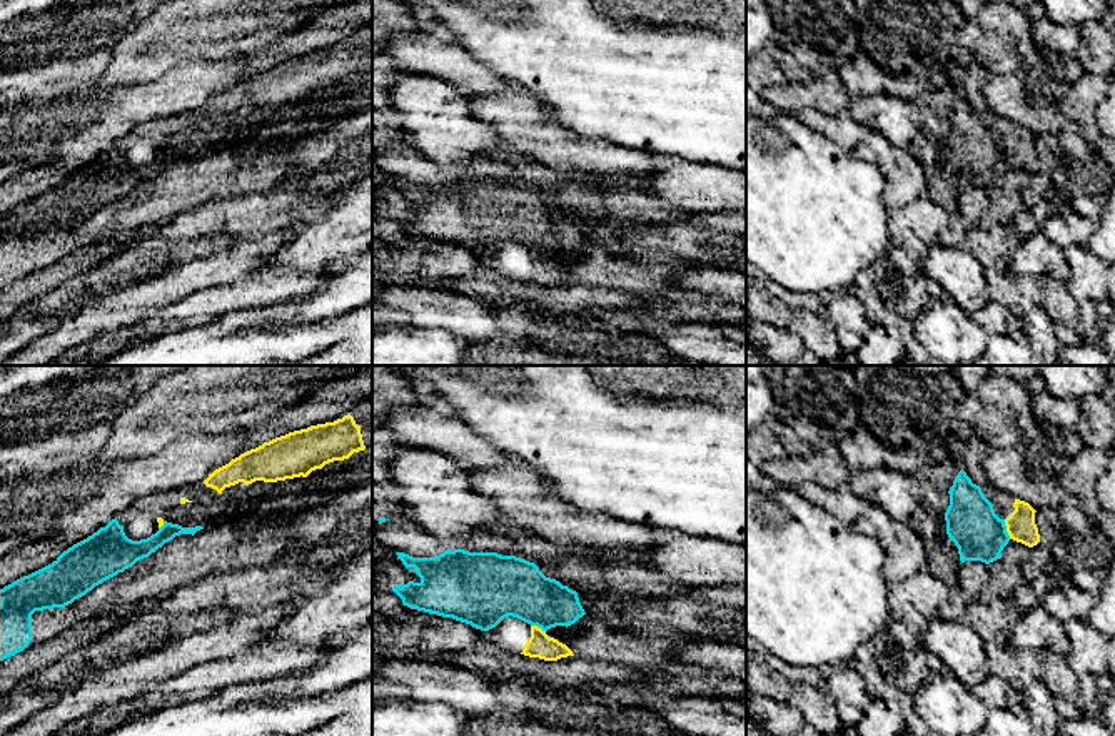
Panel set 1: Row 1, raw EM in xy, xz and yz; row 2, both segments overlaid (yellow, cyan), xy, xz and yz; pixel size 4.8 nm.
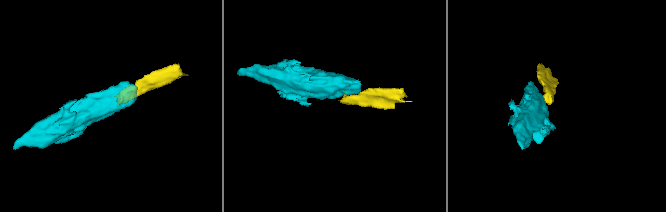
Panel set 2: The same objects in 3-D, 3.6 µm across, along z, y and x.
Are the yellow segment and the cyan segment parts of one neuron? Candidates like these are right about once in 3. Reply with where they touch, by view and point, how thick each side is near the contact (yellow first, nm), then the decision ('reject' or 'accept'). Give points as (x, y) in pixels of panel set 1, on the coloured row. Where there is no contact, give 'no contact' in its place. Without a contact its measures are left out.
contact yz (1007, 529); calibres 140 and 240 nm; accept

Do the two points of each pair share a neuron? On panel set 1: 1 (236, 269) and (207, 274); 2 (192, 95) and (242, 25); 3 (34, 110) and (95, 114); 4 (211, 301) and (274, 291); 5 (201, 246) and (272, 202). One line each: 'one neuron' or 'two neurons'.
1: one neuron
2: two neurons
3: one neuron
4: one neuron
5: one neuron

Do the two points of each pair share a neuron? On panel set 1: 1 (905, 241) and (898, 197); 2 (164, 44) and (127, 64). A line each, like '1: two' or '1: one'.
1: two
2: one

